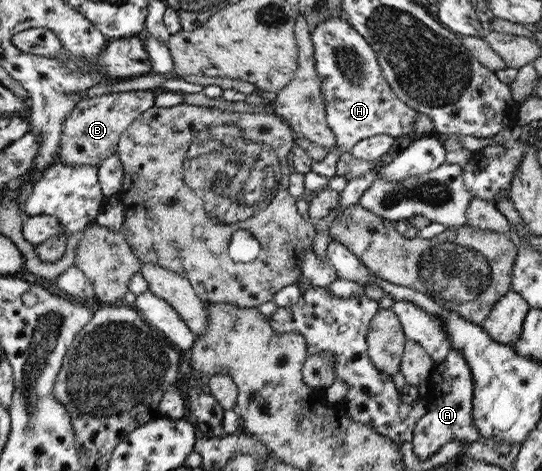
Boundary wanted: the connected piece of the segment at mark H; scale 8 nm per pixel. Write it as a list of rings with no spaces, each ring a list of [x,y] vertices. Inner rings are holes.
[[[341,16],[333,17],[315,26],[311,33],[311,40],[314,48],[315,70],[325,99],[326,121],[334,132],[336,146],[341,148],[341,153],[350,153],[357,143],[371,136],[387,135],[396,139],[402,134],[413,134],[412,128],[420,112],[405,104],[392,91],[381,72],[375,52],[357,30],[354,30]]]

